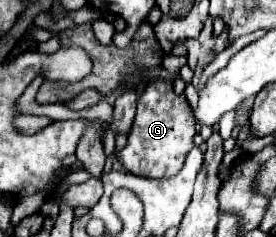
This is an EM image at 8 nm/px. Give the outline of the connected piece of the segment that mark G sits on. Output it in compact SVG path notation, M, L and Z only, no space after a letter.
M151 81L137 101L137 115L127 137L127 145L119 151L123 167L141 177L163 179L175 177L183 169L183 161L193 147L195 119L185 95L175 95L173 85L165 81Z

